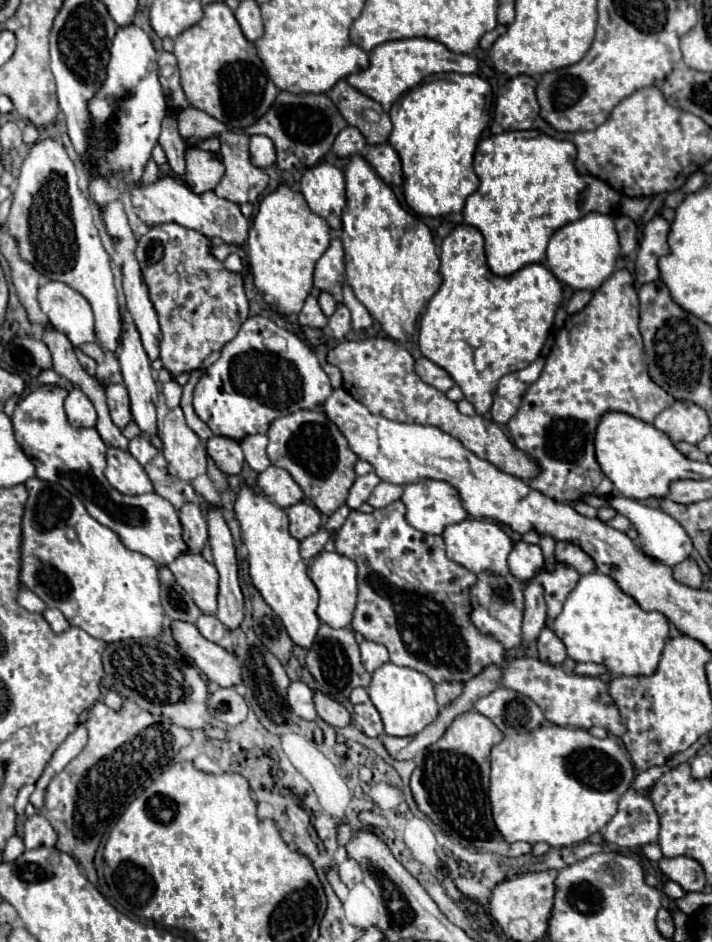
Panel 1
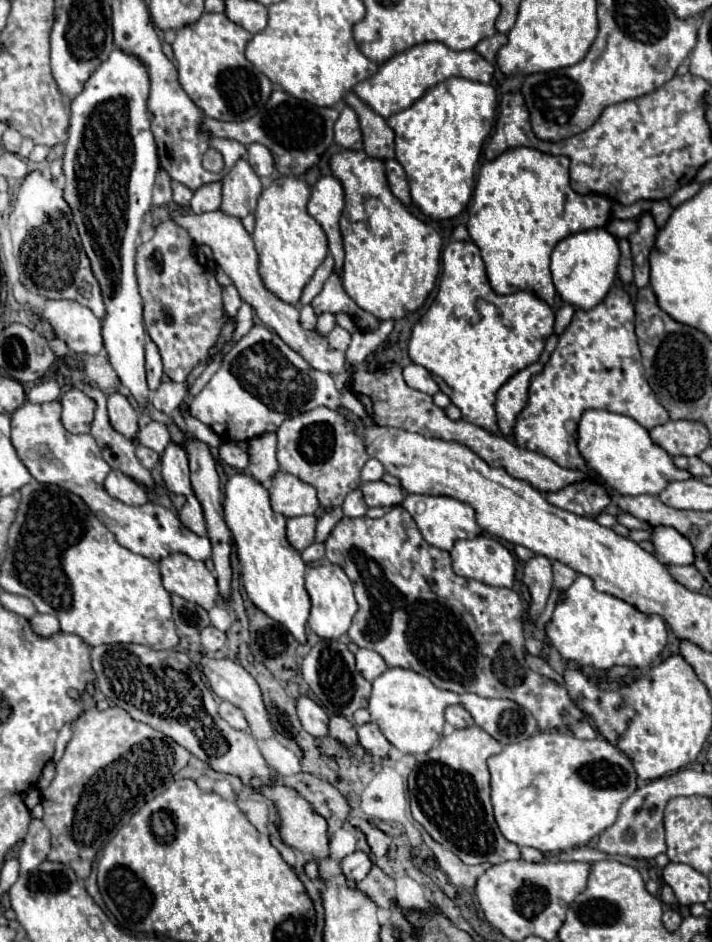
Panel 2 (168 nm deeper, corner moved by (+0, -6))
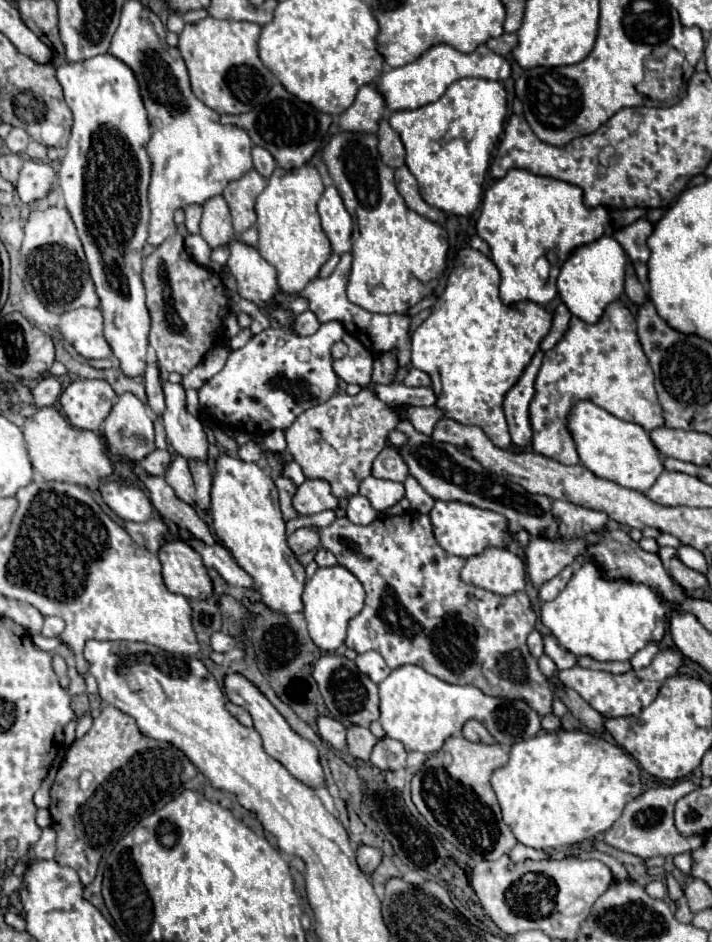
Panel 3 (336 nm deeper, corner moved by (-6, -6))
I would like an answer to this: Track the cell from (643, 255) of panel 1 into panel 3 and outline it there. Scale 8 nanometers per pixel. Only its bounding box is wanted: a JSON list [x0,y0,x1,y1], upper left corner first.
[613,218,653,286]

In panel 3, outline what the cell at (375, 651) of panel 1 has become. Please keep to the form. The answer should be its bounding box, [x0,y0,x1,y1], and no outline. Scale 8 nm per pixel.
[355,652,391,684]

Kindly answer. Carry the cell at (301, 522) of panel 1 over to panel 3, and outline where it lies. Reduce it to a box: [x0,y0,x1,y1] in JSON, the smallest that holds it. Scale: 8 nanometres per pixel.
[287,528,319,556]

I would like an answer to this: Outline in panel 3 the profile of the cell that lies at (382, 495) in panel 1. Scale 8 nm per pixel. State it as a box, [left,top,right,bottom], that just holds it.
[359,476,405,512]

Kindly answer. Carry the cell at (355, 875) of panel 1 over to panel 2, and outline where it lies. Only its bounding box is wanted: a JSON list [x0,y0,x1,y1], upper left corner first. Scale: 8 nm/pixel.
[341,852,371,884]

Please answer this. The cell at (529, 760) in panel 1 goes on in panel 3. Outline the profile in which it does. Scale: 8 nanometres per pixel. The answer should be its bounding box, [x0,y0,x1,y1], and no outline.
[491,730,641,850]

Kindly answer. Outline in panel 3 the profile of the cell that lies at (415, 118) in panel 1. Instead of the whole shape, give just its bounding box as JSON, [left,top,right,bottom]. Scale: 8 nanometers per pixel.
[387,78,507,216]

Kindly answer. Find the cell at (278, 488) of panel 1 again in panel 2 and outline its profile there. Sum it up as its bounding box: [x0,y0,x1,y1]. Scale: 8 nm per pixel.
[269,472,319,518]

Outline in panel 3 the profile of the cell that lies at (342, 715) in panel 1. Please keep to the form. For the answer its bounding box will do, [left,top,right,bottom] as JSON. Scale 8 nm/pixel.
[347,726,377,762]

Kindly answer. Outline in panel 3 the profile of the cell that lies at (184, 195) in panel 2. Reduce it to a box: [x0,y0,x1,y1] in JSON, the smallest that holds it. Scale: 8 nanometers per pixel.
[185,206,201,234]

